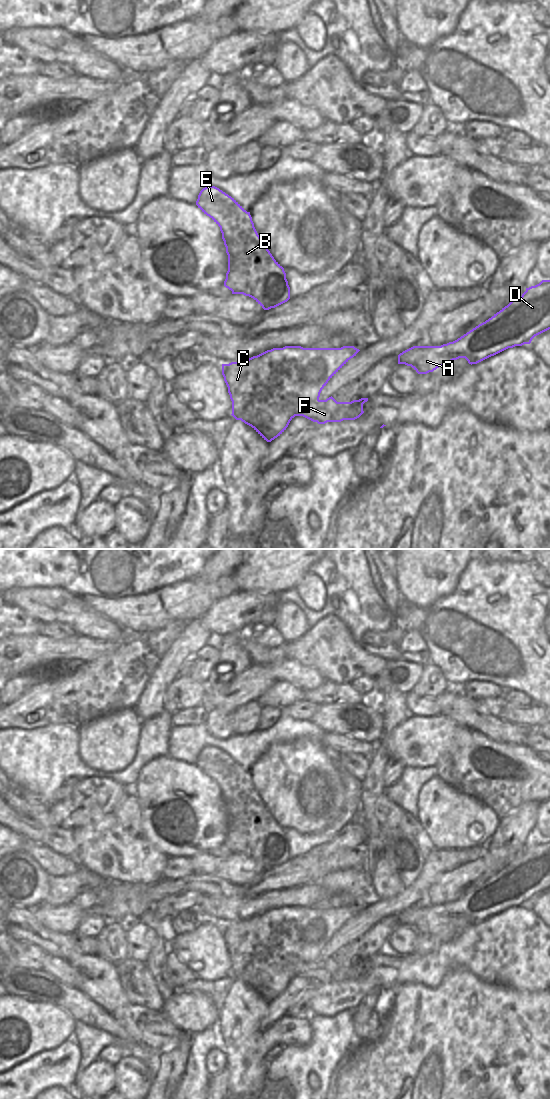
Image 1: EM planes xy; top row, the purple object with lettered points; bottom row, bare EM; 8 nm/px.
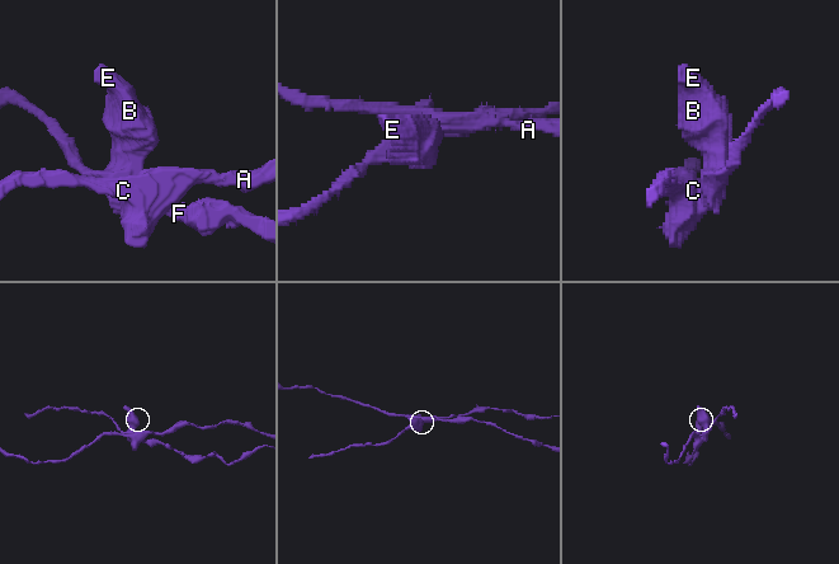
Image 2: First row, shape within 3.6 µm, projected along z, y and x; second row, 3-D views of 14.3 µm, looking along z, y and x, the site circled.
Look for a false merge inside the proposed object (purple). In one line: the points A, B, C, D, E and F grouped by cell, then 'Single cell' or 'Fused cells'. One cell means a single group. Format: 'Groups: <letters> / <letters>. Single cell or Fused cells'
Groups: A C D / B E F. Fused cells.

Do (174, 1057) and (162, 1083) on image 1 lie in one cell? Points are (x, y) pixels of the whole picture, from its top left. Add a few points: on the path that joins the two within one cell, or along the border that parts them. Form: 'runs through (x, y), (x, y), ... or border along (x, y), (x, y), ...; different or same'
runs through (174, 1063), (174, 1068), (168, 1077); same

